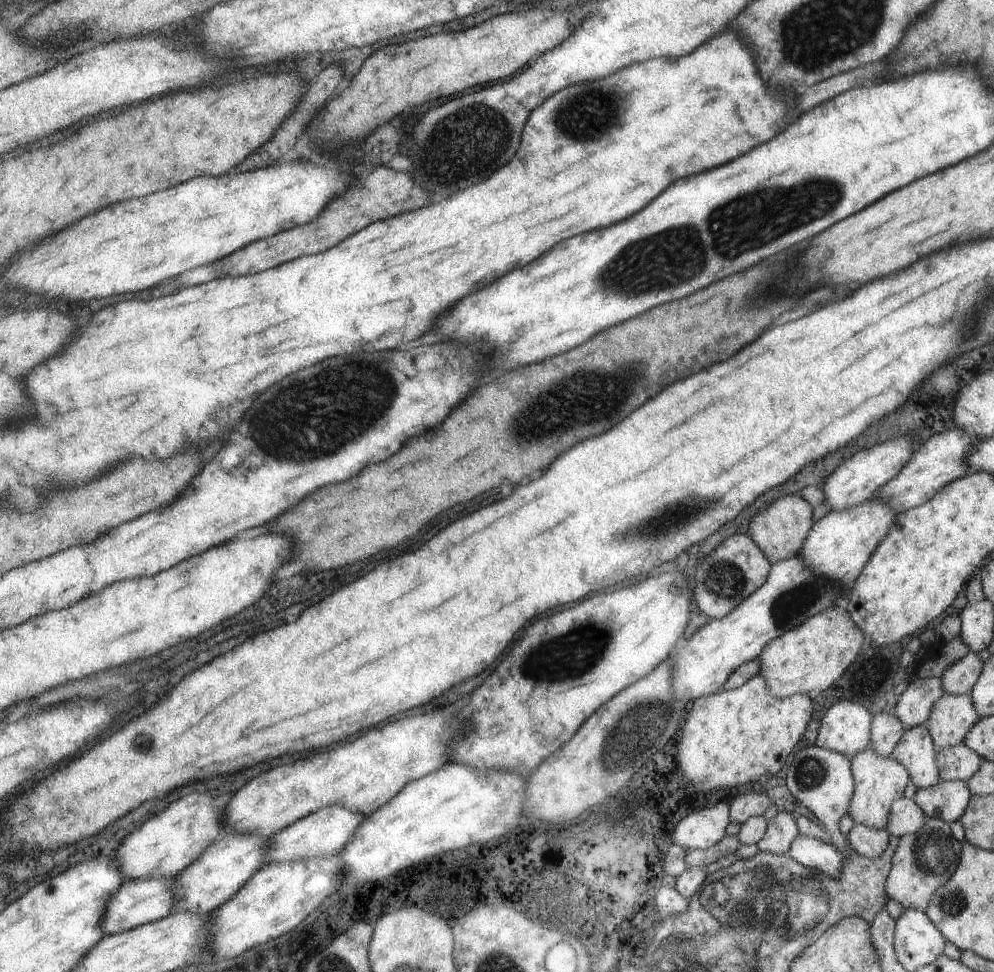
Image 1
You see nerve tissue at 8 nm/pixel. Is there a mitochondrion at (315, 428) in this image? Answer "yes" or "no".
yes

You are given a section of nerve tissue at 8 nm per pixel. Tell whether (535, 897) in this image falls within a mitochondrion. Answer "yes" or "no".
no

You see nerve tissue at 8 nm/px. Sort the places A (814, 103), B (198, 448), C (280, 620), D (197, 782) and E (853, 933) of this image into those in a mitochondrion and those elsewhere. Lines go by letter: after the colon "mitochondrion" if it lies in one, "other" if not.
A: other
B: other
C: other
D: other
E: other

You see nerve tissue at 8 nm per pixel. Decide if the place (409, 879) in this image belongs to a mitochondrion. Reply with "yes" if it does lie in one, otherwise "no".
no

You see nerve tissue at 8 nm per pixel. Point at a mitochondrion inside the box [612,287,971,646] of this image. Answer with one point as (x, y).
(675, 516)

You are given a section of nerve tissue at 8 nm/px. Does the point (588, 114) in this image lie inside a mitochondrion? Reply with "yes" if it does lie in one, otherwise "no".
yes

